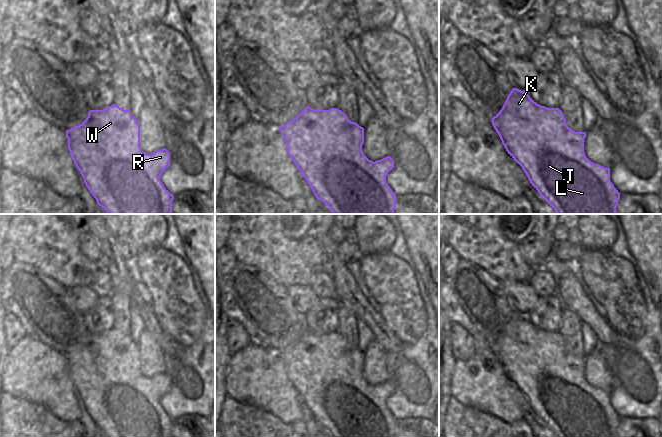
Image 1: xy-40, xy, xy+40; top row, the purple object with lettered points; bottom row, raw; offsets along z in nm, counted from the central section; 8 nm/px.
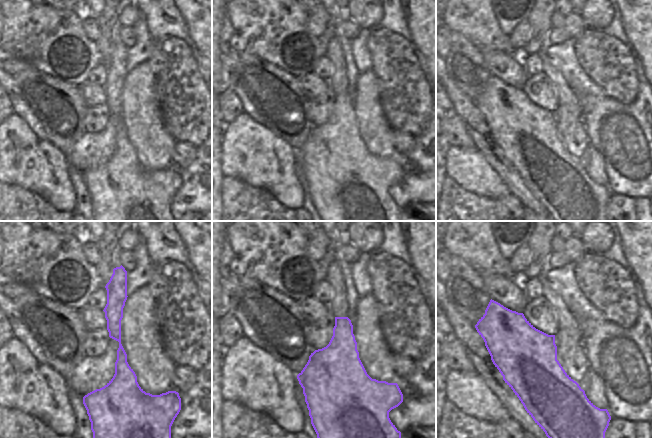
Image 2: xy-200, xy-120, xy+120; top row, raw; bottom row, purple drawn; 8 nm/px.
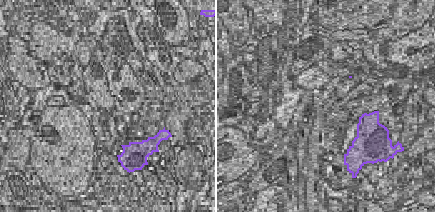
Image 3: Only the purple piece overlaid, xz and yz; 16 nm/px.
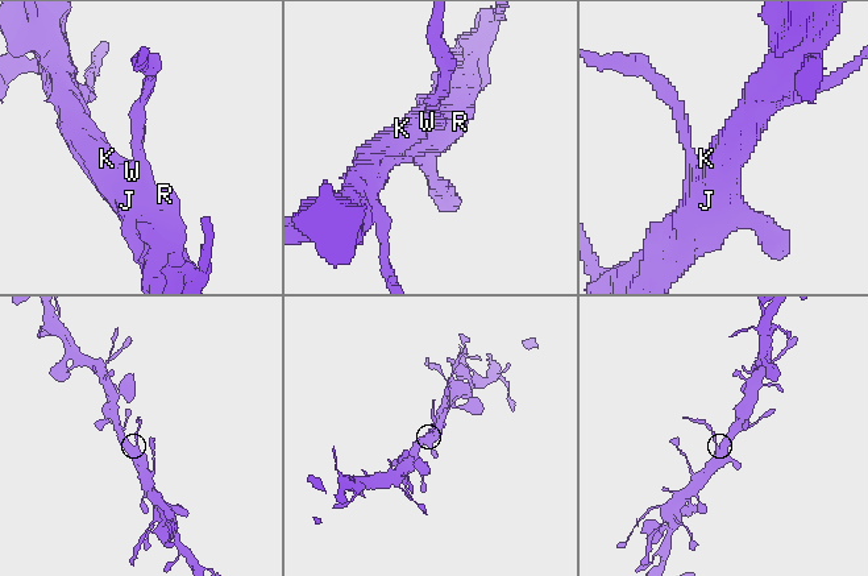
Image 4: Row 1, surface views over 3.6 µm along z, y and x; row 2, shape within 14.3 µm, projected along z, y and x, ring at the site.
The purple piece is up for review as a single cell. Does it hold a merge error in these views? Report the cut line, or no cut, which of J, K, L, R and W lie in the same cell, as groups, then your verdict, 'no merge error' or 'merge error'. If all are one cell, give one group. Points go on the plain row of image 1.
no cut | J K L R W | no merge error

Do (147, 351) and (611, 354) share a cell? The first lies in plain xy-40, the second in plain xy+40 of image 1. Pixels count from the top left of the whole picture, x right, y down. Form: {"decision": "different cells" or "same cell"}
{"decision": "different cells"}

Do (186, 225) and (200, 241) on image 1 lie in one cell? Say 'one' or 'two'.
one

